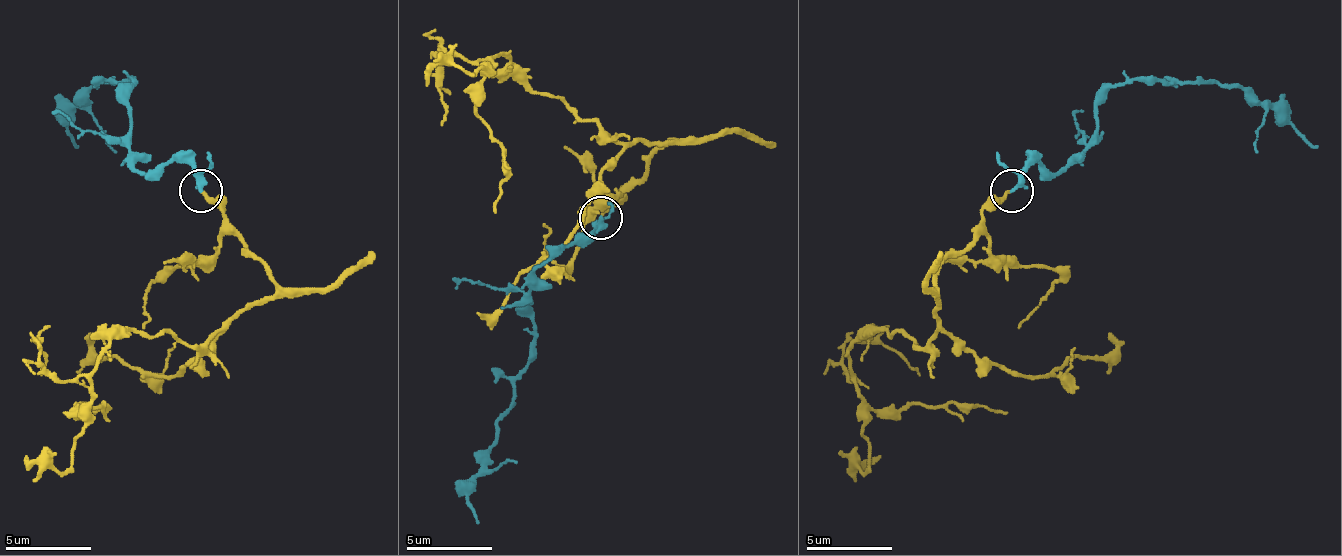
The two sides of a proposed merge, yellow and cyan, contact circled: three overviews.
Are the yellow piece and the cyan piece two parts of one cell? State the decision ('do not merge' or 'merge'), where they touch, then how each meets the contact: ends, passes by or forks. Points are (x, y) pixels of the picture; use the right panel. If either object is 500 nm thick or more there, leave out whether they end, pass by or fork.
merge; at (1012, 191); yellow ends there; cyan ends there

